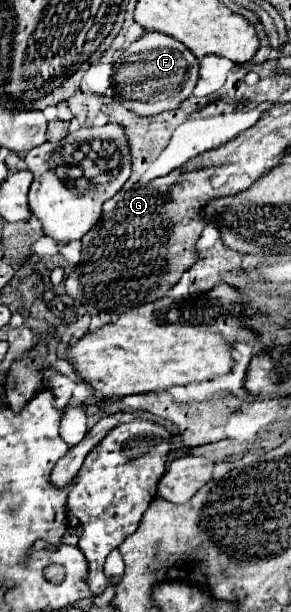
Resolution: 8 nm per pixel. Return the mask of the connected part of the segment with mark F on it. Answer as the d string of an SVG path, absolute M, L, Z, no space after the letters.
M150 32L144 34L142 40L138 40L130 50L116 58L118 76L126 76L126 80L124 82L116 80L114 90L122 106L136 108L140 104L142 114L152 116L162 110L174 108L192 94L198 82L198 68L200 64L196 56L182 42L168 38L160 32Z

